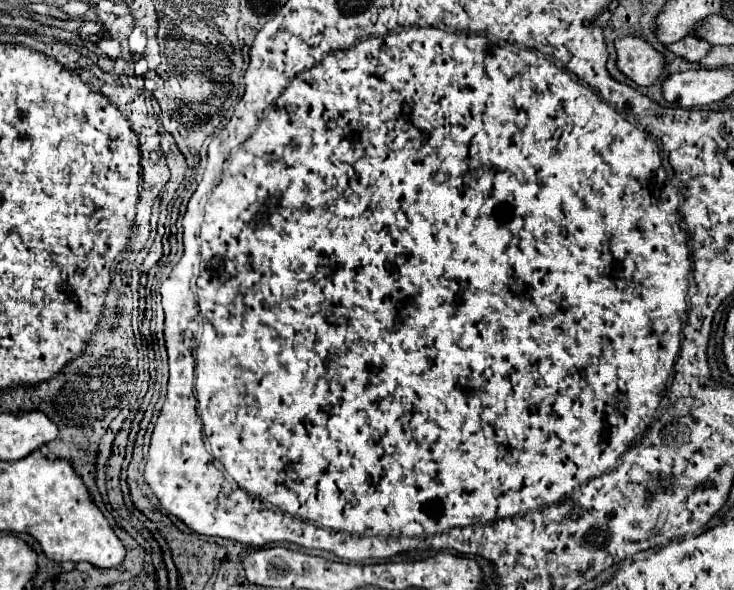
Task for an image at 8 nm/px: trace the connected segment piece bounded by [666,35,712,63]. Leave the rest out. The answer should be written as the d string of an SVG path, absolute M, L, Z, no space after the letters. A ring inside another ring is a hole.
M688 35L688 37L680 39L680 41L674 43L674 45L668 45L666 49L672 51L676 57L682 57L682 59L694 63L694 61L700 61L704 55L708 55L710 47L712 47L712 45L708 45L706 41L696 39L694 35Z

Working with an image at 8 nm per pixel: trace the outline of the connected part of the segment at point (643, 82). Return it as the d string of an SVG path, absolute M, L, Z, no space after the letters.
M626 35L616 39L616 67L640 87L652 85L664 67L664 57L650 47L642 37Z

